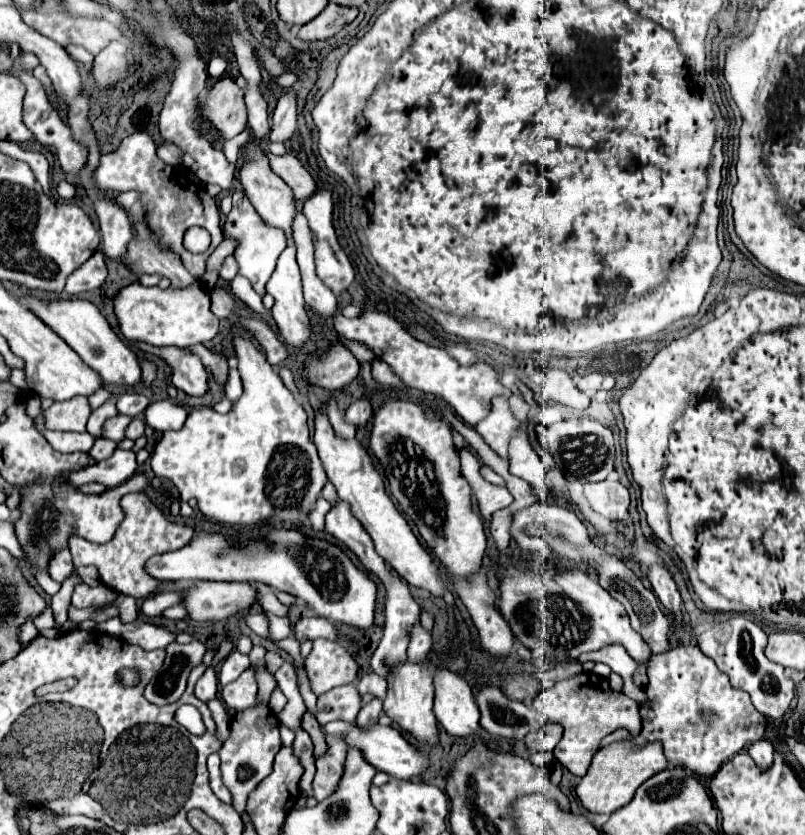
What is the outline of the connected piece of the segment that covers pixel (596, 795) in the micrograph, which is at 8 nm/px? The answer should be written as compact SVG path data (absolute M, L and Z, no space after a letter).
M613 742L609 746L603 746L587 774L583 776L583 780L577 786L577 796L581 800L581 804L595 814L611 814L615 810L619 810L621 806L625 806L627 802L631 802L635 790L649 780L653 774L665 770L669 766L665 754L663 754L663 746L659 746L659 742L651 742L647 746L637 746L633 742Z

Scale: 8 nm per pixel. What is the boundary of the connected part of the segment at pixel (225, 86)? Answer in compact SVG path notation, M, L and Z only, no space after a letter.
M219 78L209 92L199 94L197 110L201 118L213 124L225 140L235 138L247 128L245 94L233 78Z

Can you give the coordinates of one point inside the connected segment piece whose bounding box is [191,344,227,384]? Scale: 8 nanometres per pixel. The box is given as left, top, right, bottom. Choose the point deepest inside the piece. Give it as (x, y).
(215, 363)

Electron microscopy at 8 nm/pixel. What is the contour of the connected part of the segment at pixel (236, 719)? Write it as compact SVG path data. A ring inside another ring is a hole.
M263 646L253 648L249 652L249 660L257 668L257 682L259 682L259 692L263 692L263 698L259 698L259 704L255 704L247 710L241 710L231 718L231 736L227 738L227 742L219 750L223 782L233 794L233 804L245 804L247 794L271 772L273 758L281 748L279 722L269 708L269 698L271 698L271 692L277 688L277 682L275 682L273 674L265 668Z

